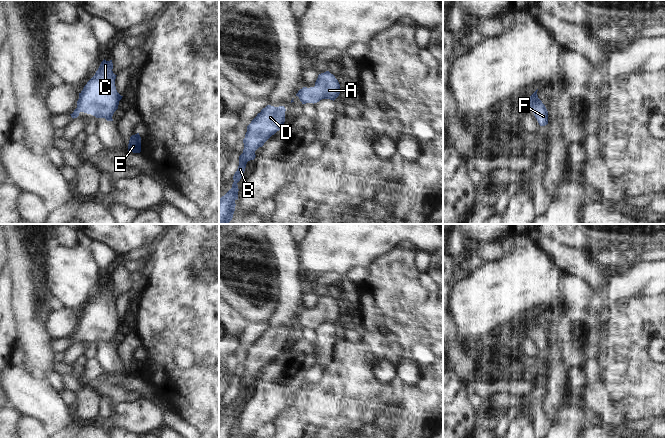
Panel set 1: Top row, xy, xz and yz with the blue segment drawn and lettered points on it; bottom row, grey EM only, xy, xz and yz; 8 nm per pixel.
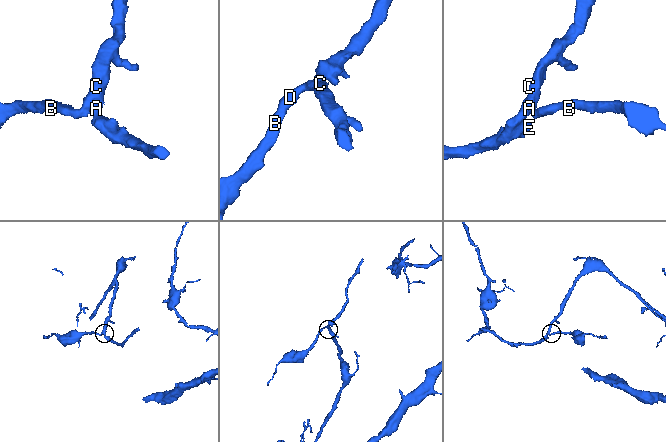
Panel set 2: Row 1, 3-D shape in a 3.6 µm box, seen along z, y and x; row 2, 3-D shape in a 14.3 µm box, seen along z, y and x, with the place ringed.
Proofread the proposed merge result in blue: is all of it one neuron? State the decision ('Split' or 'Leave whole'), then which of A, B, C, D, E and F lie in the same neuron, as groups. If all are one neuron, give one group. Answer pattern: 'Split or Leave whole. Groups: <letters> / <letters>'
Leave whole. Groups: A B C D E F.

